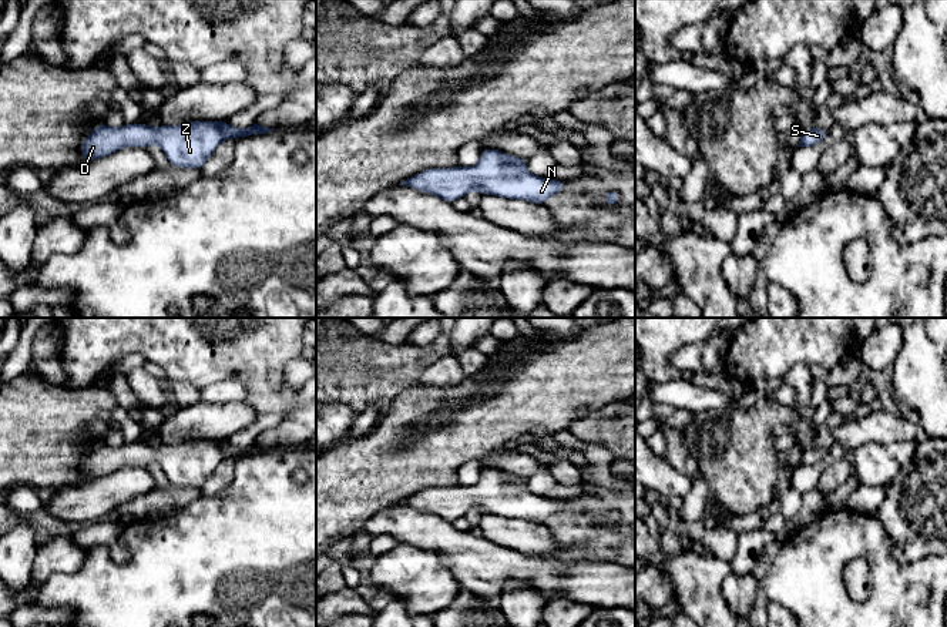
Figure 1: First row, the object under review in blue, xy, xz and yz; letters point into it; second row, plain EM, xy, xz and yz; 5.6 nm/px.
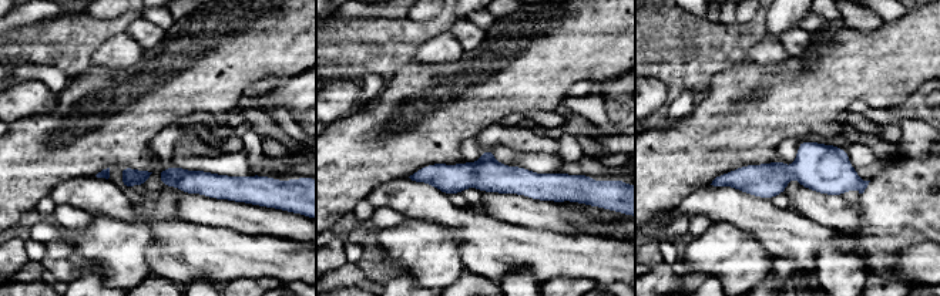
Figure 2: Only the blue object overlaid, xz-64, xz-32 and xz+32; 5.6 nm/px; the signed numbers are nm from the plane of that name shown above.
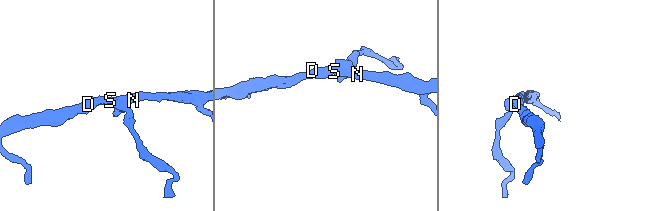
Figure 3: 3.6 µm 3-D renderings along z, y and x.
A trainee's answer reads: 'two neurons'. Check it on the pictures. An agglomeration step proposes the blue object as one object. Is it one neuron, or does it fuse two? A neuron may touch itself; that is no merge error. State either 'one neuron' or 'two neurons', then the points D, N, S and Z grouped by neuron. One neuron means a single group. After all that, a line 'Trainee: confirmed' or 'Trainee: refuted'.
one neuron; D N S Z
Trainee: refuted

